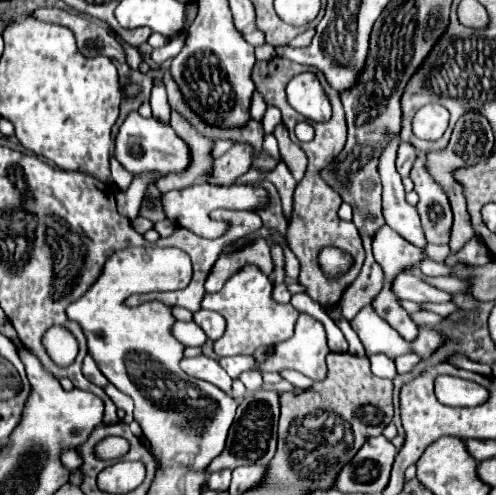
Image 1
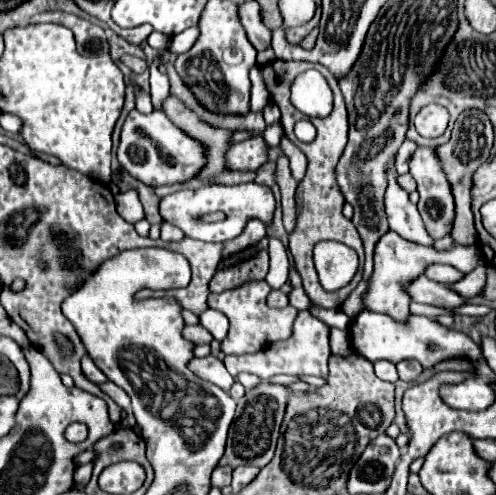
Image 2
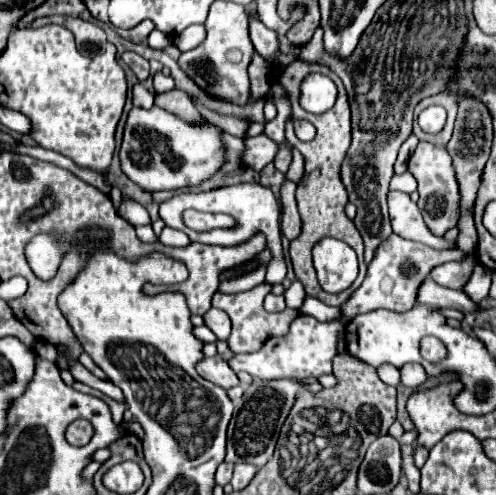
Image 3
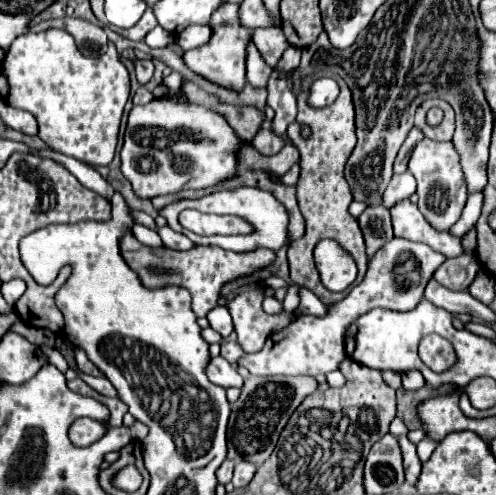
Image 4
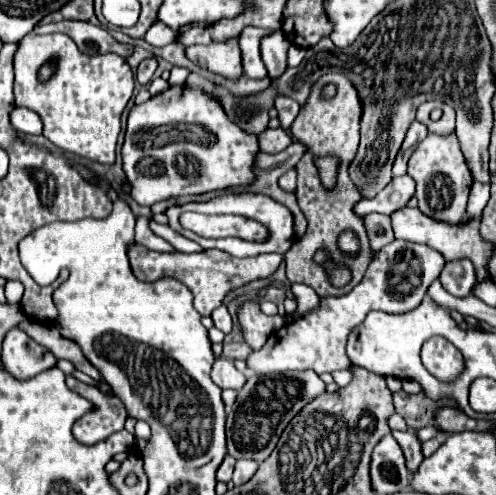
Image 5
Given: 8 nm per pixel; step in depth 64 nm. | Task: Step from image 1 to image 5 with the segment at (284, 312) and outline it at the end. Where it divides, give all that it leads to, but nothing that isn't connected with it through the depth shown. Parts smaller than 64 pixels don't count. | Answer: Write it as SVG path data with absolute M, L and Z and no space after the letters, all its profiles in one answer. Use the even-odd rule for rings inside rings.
M248 302L242 306L238 320L242 324L242 332L246 342L258 350L264 346L268 336L286 324L284 316L266 316L260 312L256 302Z

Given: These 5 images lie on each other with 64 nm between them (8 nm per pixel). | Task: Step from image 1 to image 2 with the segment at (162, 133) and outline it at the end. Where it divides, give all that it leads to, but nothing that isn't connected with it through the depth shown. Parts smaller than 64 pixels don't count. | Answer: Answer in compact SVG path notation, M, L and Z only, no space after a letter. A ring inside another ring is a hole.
M134 108L122 126L118 162L132 178L156 188L196 178L208 162L208 150L200 140L190 138L172 124L164 112L152 110L150 114L142 114Z

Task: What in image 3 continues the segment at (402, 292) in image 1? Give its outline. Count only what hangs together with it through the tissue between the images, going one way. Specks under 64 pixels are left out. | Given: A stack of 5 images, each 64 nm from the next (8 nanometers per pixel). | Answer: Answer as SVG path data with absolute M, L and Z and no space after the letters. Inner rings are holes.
M432 278L424 280L424 284L420 286L418 302L428 304L432 308L452 308L452 310L460 310L464 314L466 312L478 312L480 310L480 306L474 300L470 300L464 290L452 290L452 288L438 286Z

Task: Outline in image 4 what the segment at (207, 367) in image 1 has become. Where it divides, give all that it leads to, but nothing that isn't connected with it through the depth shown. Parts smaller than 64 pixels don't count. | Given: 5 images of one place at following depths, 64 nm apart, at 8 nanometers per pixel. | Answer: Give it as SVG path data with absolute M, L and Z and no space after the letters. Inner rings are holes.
M222 356L210 360L206 374L214 384L218 384L222 388L230 388L230 386L242 388L242 382L244 382L244 378L234 370L234 366L228 360L224 360Z

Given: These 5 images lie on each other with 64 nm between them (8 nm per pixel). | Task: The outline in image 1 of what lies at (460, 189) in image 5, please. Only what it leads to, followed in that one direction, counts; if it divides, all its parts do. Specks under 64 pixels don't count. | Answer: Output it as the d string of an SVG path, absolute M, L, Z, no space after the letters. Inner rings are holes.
M418 152L410 178L414 182L414 190L420 196L418 214L422 218L426 240L432 244L448 244L452 228L452 210L446 192L438 182L434 182L430 172L426 170L426 152Z

